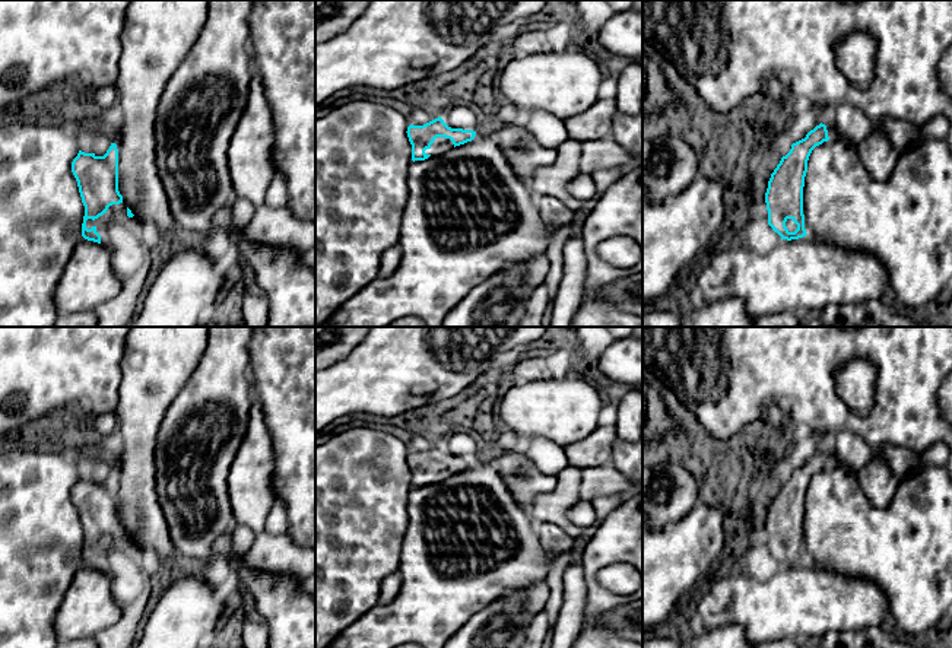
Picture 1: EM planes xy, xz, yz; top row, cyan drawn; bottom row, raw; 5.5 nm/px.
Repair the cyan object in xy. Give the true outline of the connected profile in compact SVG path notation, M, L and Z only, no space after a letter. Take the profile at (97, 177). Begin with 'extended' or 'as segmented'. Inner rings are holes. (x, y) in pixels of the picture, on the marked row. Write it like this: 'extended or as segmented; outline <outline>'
extended; outline M111 143L104 156L79 150L72 172L85 206L82 236L110 251L121 285L111 301L95 309L96 327L130 327L156 269L156 247L118 191L117 144Z

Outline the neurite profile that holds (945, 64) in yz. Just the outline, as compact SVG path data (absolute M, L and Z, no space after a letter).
M952 45L939 61L940 85L952 98Z

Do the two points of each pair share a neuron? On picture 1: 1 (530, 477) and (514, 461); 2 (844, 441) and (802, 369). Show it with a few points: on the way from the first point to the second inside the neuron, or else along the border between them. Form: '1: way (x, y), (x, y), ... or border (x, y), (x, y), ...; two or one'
1: way (526, 473), (519, 466); one
2: border (835, 432), (853, 431), (869, 447); two

